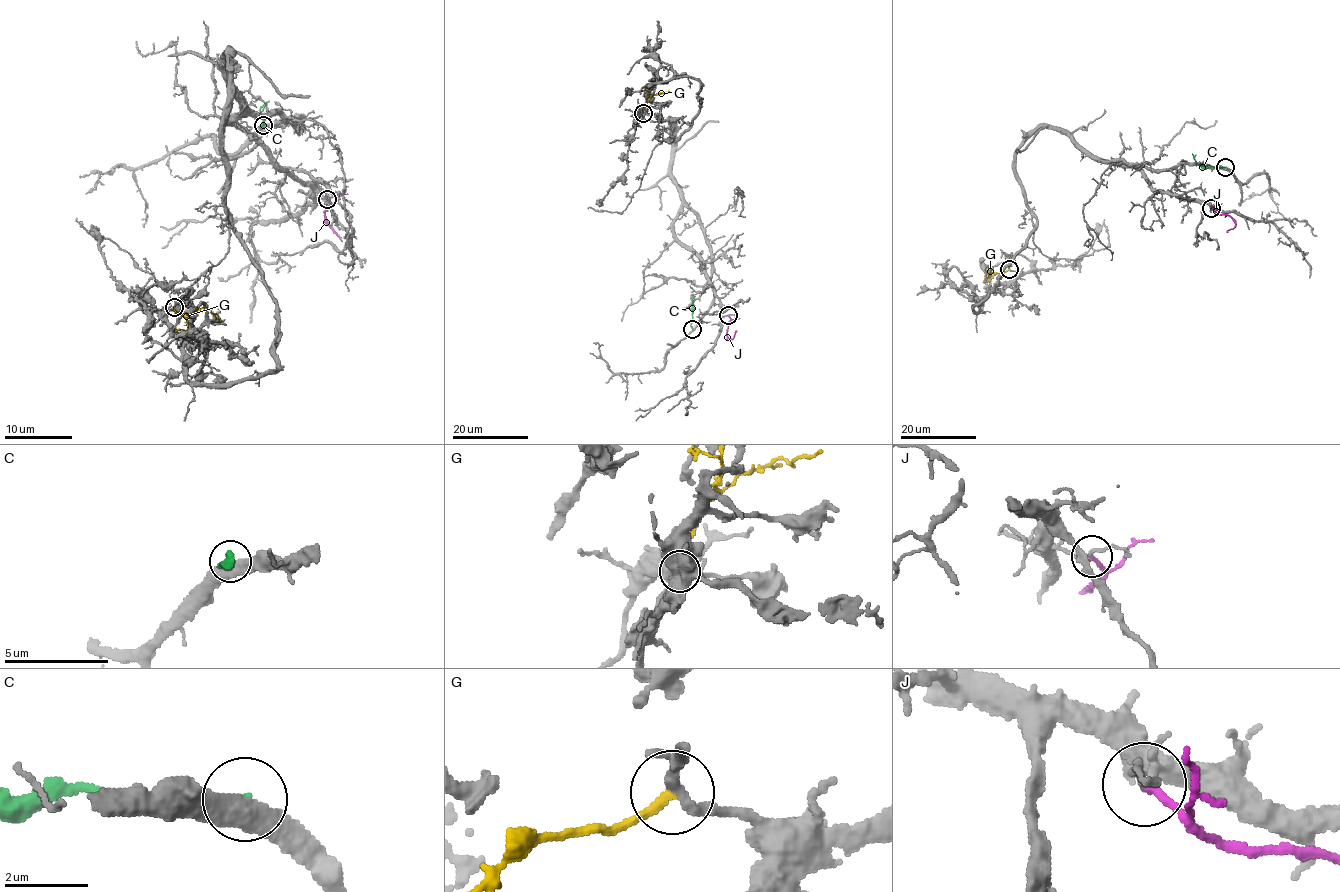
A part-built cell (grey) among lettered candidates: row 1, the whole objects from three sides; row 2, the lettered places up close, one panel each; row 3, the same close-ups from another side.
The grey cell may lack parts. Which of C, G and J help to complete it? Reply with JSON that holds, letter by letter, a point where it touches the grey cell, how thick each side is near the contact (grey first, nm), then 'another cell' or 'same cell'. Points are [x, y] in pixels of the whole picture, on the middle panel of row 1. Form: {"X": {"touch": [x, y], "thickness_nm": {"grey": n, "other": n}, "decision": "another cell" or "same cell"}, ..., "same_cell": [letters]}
{"C": {"touch": [692, 329], "thickness_nm": {"grey": 420, "other": 200}, "decision": "another cell"}, "G": {"touch": [643, 113], "thickness_nm": {"grey": 240, "other": 200}, "decision": "another cell"}, "J": {"touch": [728, 315], "thickness_nm": {"grey": 140, "other": 190}, "decision": "another cell"}, "same_cell": []}

